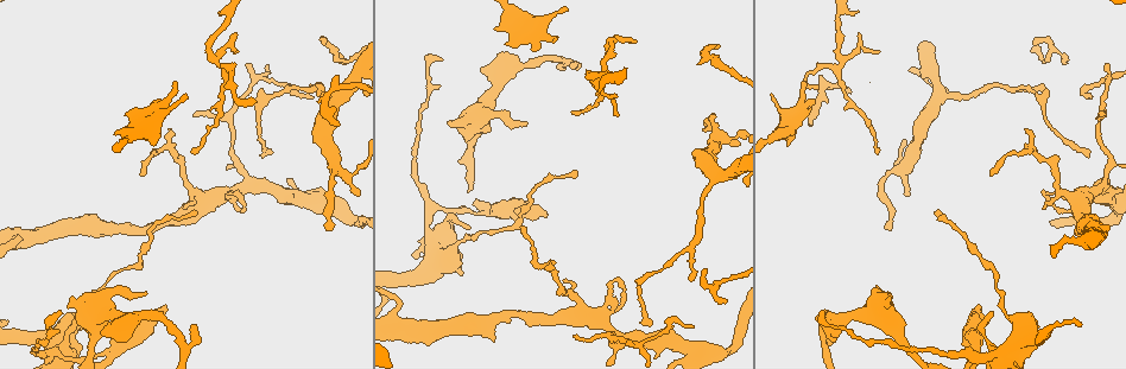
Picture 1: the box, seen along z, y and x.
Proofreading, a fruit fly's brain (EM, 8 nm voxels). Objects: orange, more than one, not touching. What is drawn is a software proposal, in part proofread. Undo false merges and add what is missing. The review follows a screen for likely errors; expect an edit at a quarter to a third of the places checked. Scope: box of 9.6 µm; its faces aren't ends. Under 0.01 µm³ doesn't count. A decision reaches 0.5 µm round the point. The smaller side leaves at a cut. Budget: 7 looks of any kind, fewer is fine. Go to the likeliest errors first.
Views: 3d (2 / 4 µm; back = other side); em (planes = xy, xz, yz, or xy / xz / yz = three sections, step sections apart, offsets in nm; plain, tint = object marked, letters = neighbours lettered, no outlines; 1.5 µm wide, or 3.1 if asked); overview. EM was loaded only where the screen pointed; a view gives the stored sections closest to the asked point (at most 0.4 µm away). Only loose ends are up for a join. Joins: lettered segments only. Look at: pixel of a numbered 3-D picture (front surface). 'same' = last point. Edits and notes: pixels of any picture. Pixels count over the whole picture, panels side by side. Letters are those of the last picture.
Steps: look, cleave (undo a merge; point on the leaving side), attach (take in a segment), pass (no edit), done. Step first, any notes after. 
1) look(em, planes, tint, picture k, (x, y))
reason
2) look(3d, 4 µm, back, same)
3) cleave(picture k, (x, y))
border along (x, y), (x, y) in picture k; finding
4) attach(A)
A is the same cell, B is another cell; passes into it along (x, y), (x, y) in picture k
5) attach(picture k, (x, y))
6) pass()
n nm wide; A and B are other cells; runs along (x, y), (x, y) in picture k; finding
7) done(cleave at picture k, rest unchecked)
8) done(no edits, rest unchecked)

look(em, yz, step 4, letters, picture 1, (171, 129))
branch stops here

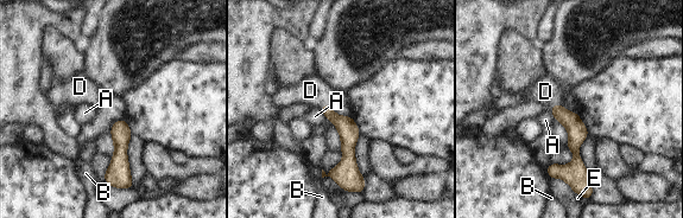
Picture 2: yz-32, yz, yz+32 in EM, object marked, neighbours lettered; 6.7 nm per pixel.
look(em, planes, letters, same)

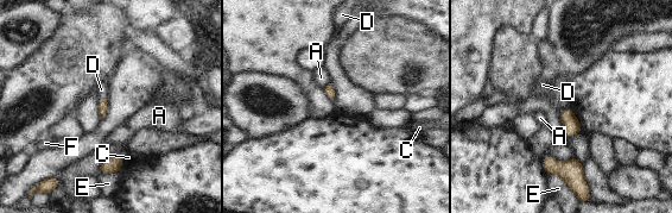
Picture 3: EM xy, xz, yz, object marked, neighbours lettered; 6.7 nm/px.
attach(D)
E touches over 180 nm; D is the same cell, A, C, E and F are other cells; passes into it along (102, 106), (103, 100), (101, 89) in picture 3; the cell continues

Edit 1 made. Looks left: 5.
look(em, xz, step 8, letters, picture 1, (194, 116))
thin end

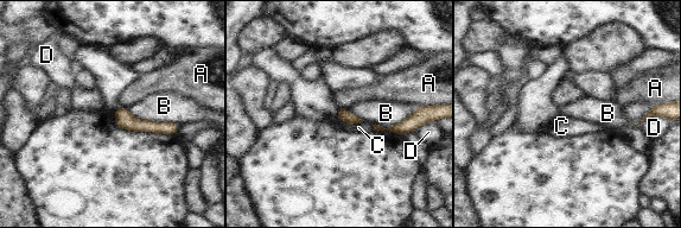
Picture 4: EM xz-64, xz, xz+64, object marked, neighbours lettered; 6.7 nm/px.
pass()
90 nm wide; A, B, C and D are other cells; runs along (116, 113), (138, 126), (176, 126) in picture 4; no lettered segment goes on from it

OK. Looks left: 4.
look(em, xy, step 4, tint, picture 1, (1084, 200))
four or more arms meet

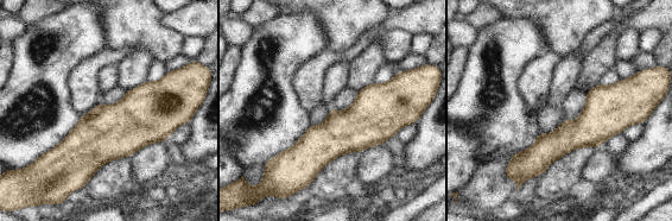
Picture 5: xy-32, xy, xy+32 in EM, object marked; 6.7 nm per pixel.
look(em, xy, step 4, letters, same)

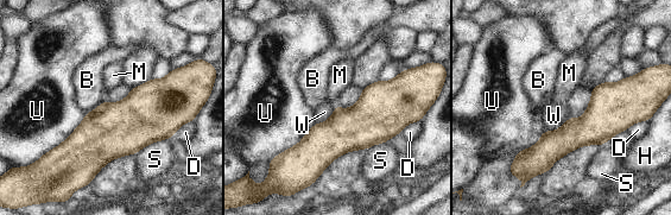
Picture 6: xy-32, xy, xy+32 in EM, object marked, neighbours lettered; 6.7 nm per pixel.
pass()
300 nm wide; B, D, H, M, S, U and W are other cells; border along (569, 115), (556, 130), (544, 130) in picture 6; one cell here

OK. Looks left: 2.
done(attach at picture 3, rest unchecked)

